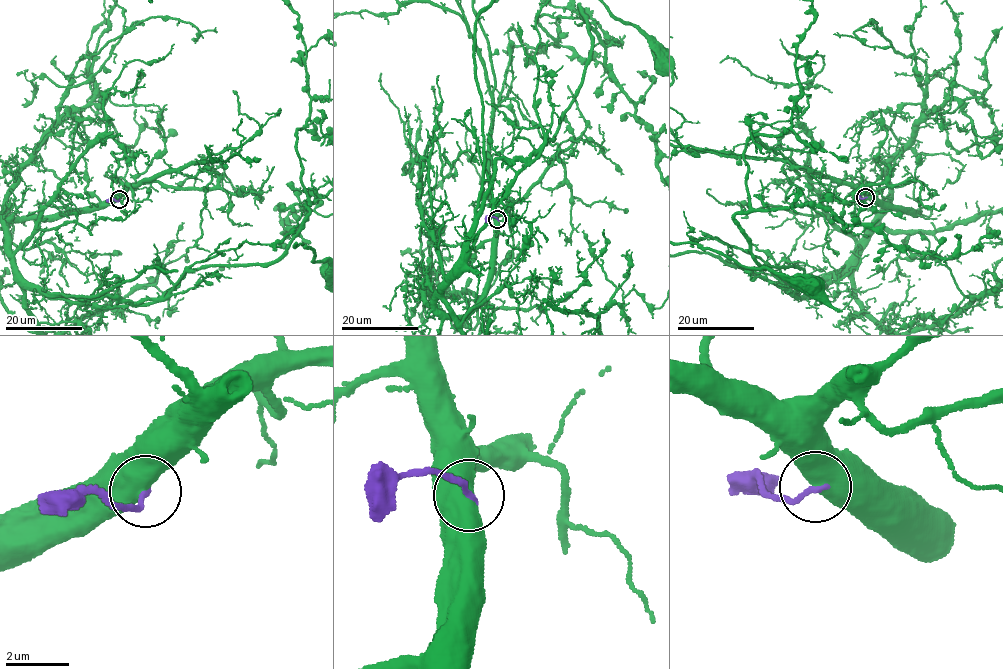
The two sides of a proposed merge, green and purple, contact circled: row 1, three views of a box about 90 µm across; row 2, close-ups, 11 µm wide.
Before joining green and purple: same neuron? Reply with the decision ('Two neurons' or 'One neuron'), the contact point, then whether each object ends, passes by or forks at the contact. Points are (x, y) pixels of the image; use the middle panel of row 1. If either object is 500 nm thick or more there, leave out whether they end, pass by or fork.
Two neurons. Place: (497, 219)

